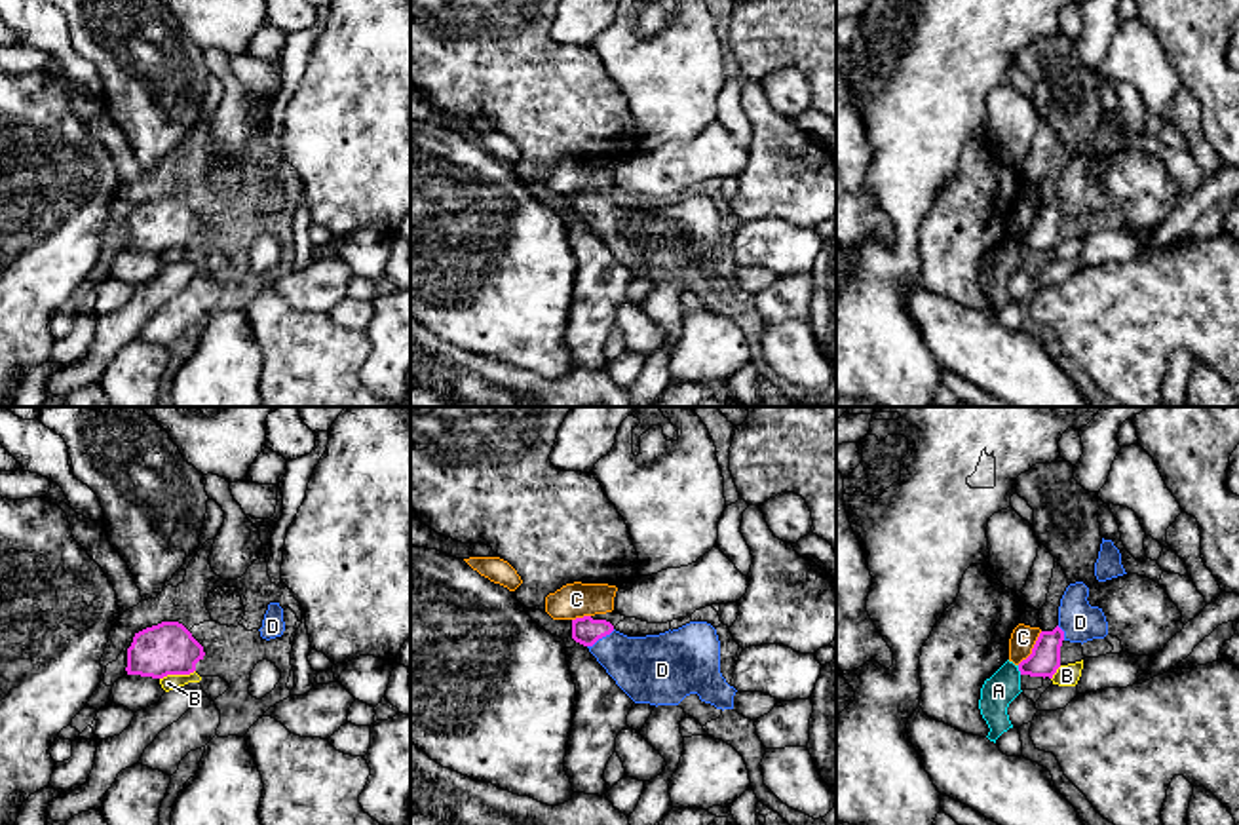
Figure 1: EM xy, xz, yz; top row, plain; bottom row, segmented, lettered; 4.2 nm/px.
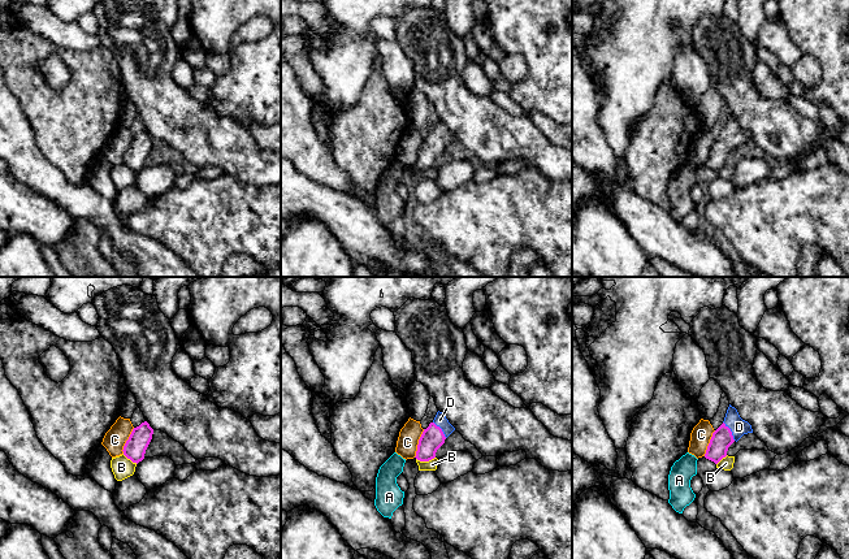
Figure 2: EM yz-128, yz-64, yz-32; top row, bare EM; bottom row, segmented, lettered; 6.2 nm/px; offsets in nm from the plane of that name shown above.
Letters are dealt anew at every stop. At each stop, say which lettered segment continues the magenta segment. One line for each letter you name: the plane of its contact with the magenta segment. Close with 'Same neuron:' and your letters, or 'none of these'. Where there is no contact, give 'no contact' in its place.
D: meets magenta in xz
Same neuron: D

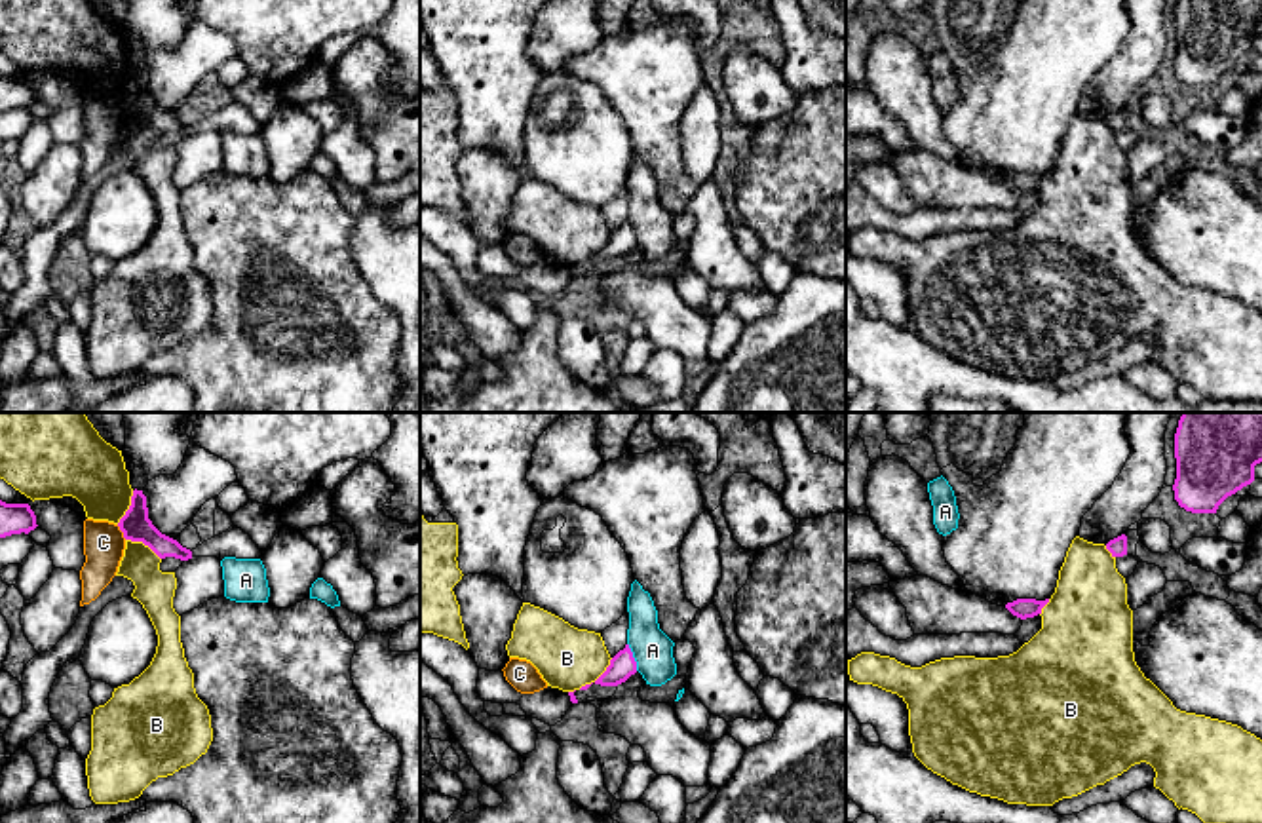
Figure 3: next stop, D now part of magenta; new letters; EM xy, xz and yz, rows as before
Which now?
Same neuron: none of these

